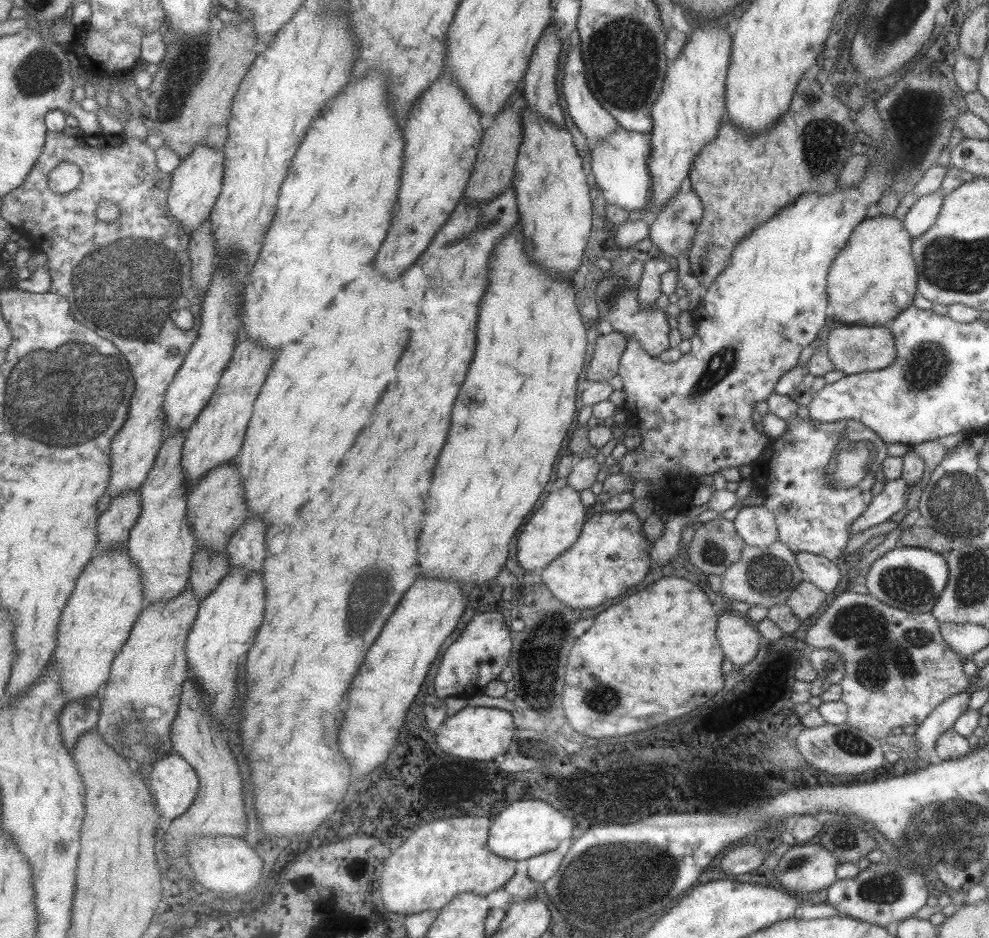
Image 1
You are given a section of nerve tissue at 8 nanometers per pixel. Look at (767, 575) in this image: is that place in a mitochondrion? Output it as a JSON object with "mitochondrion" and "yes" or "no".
{"mitochondrion":"yes"}

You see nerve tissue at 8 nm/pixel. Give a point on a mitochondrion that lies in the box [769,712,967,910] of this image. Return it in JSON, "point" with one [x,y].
{"point":[885,889]}

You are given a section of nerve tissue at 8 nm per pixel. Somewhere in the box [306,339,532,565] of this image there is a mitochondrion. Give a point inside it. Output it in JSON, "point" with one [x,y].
{"point":[468,420]}

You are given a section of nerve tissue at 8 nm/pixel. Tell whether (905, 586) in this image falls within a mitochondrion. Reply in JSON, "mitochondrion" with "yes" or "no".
{"mitochondrion":"yes"}

